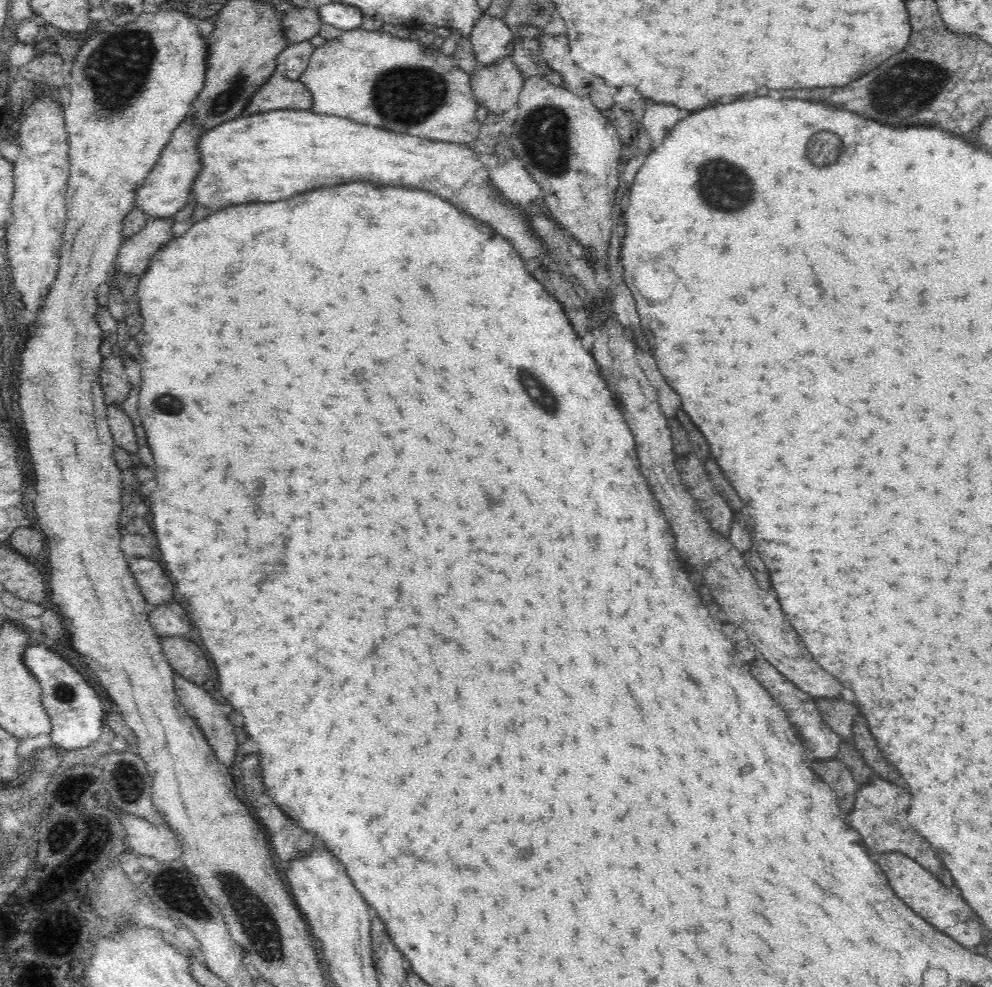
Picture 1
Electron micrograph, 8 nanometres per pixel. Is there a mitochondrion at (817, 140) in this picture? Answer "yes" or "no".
yes

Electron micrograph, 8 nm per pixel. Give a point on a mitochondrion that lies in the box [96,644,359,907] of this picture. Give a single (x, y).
(128, 777)

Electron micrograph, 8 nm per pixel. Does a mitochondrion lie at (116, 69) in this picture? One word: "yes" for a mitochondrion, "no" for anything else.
yes

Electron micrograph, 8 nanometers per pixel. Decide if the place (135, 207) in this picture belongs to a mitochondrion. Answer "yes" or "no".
no

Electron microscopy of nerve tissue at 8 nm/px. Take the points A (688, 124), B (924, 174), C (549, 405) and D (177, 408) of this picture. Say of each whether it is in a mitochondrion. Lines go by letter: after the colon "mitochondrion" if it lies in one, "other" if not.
A: other
B: other
C: mitochondrion
D: mitochondrion

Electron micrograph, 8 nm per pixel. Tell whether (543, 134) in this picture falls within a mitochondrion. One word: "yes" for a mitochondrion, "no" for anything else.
yes

